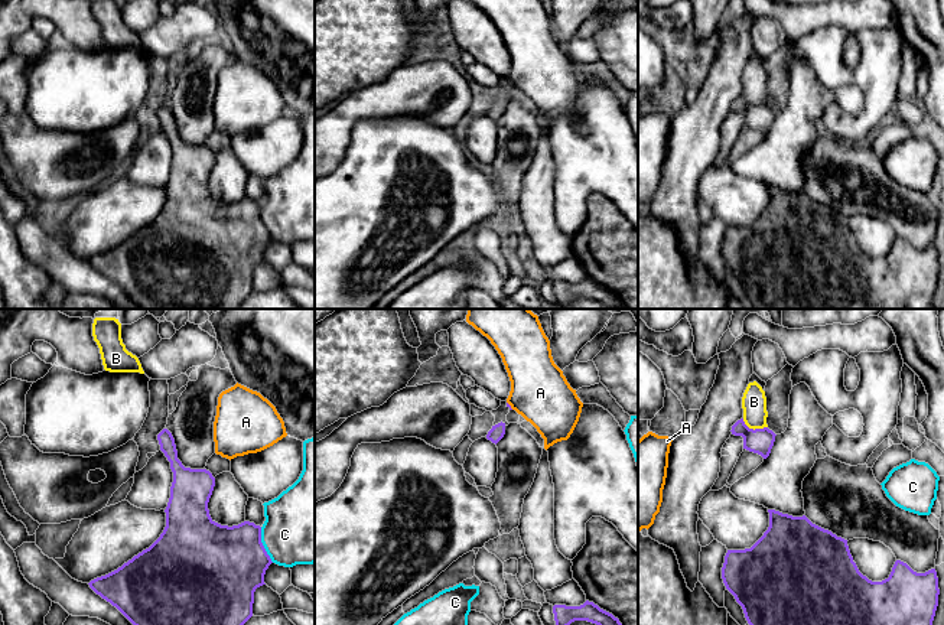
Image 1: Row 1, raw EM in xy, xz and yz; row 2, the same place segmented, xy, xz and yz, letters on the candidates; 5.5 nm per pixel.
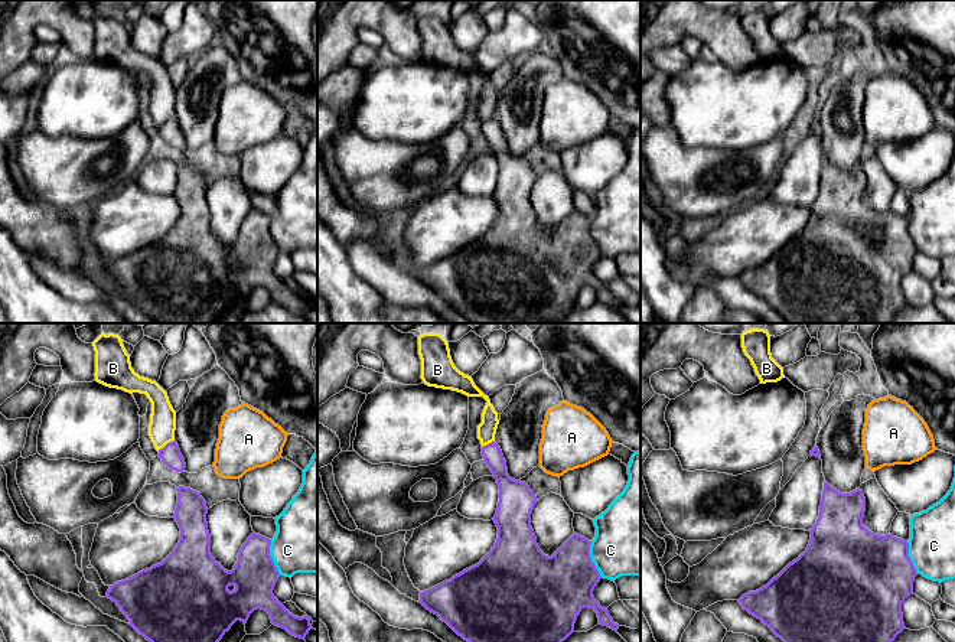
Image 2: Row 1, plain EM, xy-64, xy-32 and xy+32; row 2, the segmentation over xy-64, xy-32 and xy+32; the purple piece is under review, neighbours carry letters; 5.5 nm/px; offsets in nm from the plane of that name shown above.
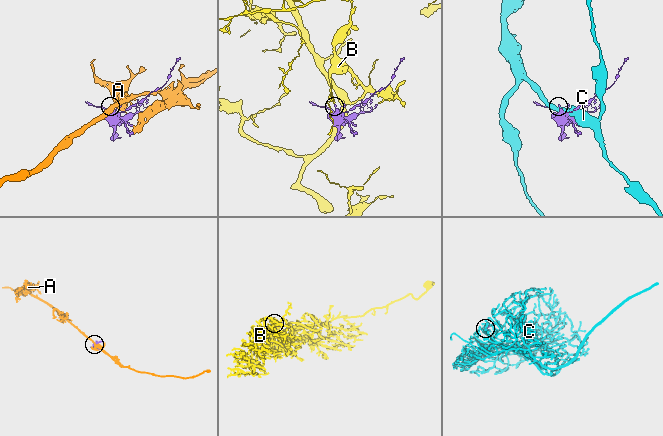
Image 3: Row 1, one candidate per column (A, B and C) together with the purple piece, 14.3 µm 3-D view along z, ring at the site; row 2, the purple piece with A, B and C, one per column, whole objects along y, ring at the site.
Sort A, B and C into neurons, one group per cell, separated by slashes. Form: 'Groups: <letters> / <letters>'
Groups: A / B / C

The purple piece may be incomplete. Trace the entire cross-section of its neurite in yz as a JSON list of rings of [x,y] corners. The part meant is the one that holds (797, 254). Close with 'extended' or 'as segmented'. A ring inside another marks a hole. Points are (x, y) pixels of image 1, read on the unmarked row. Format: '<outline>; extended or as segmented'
[[[768,186],[768,189],[769,204],[764,212],[751,225],[727,227],[722,244],[722,255],[726,266],[742,283],[745,294],[755,309],[931,309],[940,271],[935,245],[925,250],[917,250],[906,240],[896,237],[888,255],[872,258],[859,248],[850,231],[847,217],[813,201],[805,192],[792,193],[775,186]]]; as segmented

